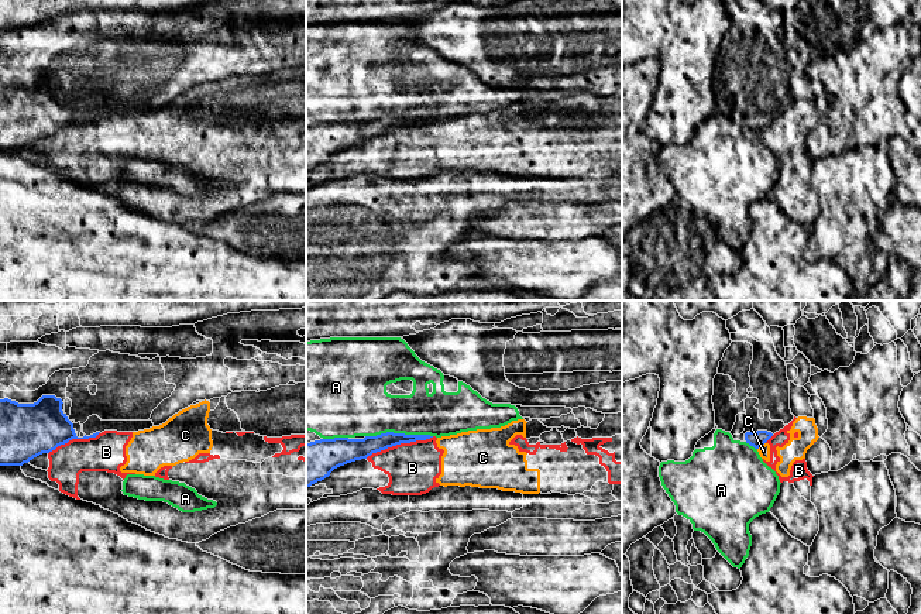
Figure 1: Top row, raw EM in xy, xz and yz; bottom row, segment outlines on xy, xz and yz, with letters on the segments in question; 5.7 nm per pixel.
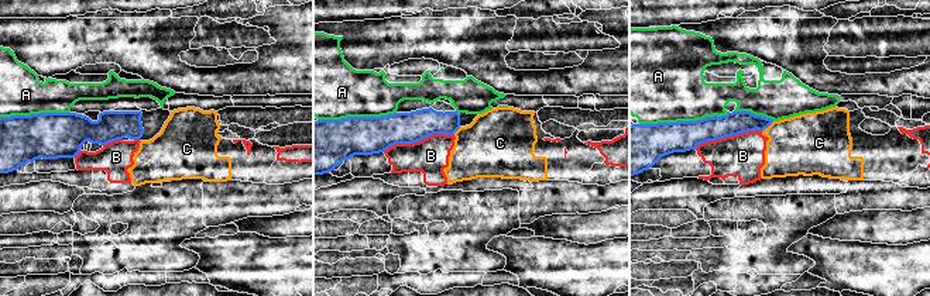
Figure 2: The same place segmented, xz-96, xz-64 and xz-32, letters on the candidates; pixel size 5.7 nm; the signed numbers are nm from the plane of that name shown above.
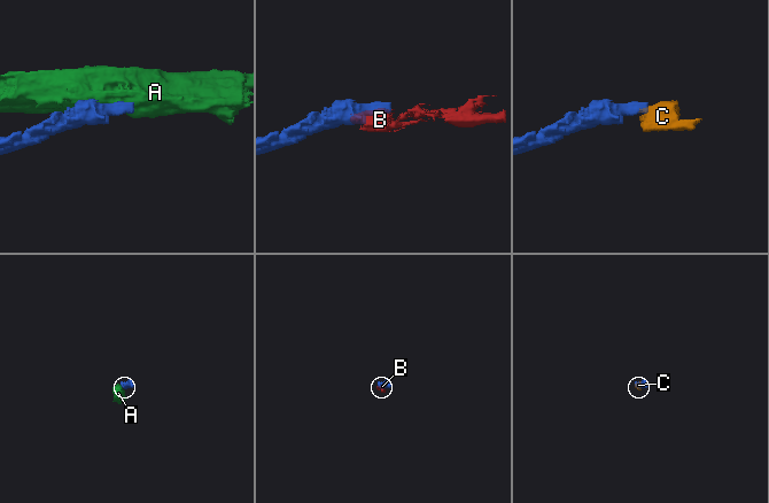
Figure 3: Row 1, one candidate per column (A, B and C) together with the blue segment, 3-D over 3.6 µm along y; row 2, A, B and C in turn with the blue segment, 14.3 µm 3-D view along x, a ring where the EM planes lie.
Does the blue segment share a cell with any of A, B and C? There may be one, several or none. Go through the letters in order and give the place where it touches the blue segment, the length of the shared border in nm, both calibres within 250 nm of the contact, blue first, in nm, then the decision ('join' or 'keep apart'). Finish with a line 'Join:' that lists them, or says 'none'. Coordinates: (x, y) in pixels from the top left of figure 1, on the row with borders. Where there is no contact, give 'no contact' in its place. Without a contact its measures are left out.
A: contact xz (398, 434); length 380 nm; calibres 120 and 320 nm; keep apart
B: contact xz (399, 443); length 420 nm; calibres 120 and 280 nm; keep apart
C: contact yz (760, 445); length 60 nm; calibres 90 and 70 nm; keep apart
Join: none

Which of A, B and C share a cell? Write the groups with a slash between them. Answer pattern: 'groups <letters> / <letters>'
groups A / B C

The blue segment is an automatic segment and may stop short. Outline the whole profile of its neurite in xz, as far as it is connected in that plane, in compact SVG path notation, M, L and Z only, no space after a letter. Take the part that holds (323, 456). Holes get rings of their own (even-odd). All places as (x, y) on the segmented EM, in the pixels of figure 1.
M386 432L364 439L334 438L306 443L306 487L324 480L334 469L347 463L367 459L372 453L401 443L430 438L433 436Z

